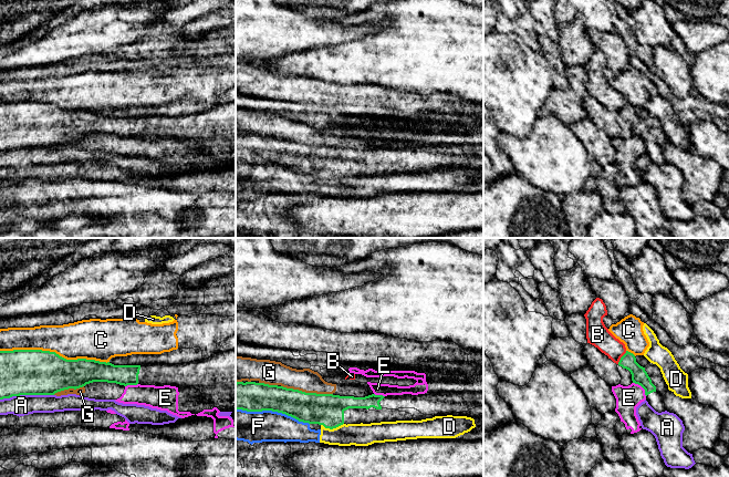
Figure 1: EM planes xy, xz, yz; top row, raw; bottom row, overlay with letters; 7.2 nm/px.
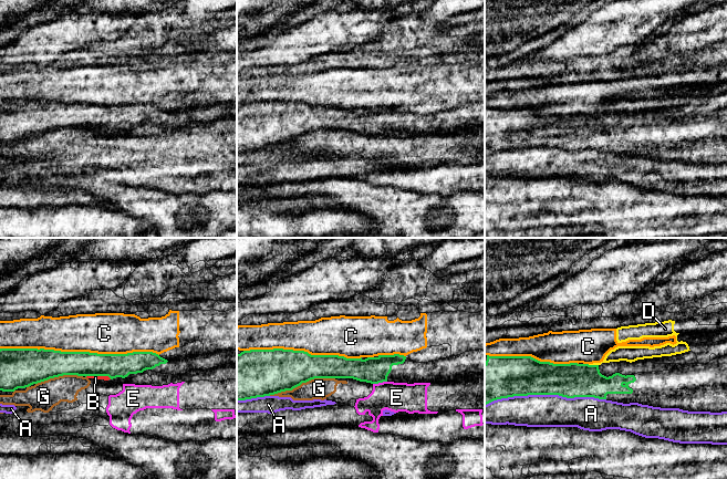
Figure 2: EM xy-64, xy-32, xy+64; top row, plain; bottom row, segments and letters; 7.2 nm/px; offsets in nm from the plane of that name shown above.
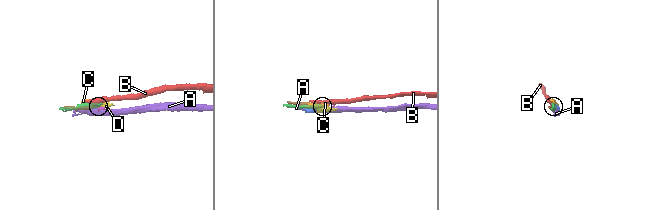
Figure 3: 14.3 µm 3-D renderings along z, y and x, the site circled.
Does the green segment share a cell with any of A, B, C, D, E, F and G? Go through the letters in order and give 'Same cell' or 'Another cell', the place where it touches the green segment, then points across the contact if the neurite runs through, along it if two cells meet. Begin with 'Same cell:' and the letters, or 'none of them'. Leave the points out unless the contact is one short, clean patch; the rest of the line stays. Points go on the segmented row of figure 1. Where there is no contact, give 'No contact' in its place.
Same cell: none of them
A: Another cell. Touches green at xy (27, 394)
B: Another cell. Touches green at yz (621, 358)
C: Another cell. Touches green at xy (54, 352)
D: Another cell. Touches green at xz (332, 428). Boundary: xz (343, 423), (332, 428), (325, 428), (321, 425)
E: Another cell. Touches green at yz (642, 386). Boundary: yz (633, 382), (637, 383), (646, 395)
F: Another cell. Touches green at xz (272, 411)
G: Another cell. Touches green at xz (306, 393)

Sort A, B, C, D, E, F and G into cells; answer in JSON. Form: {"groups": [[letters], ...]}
{"groups": [["A"], ["B"], ["C"], ["D", "F"], ["E", "G"]]}

